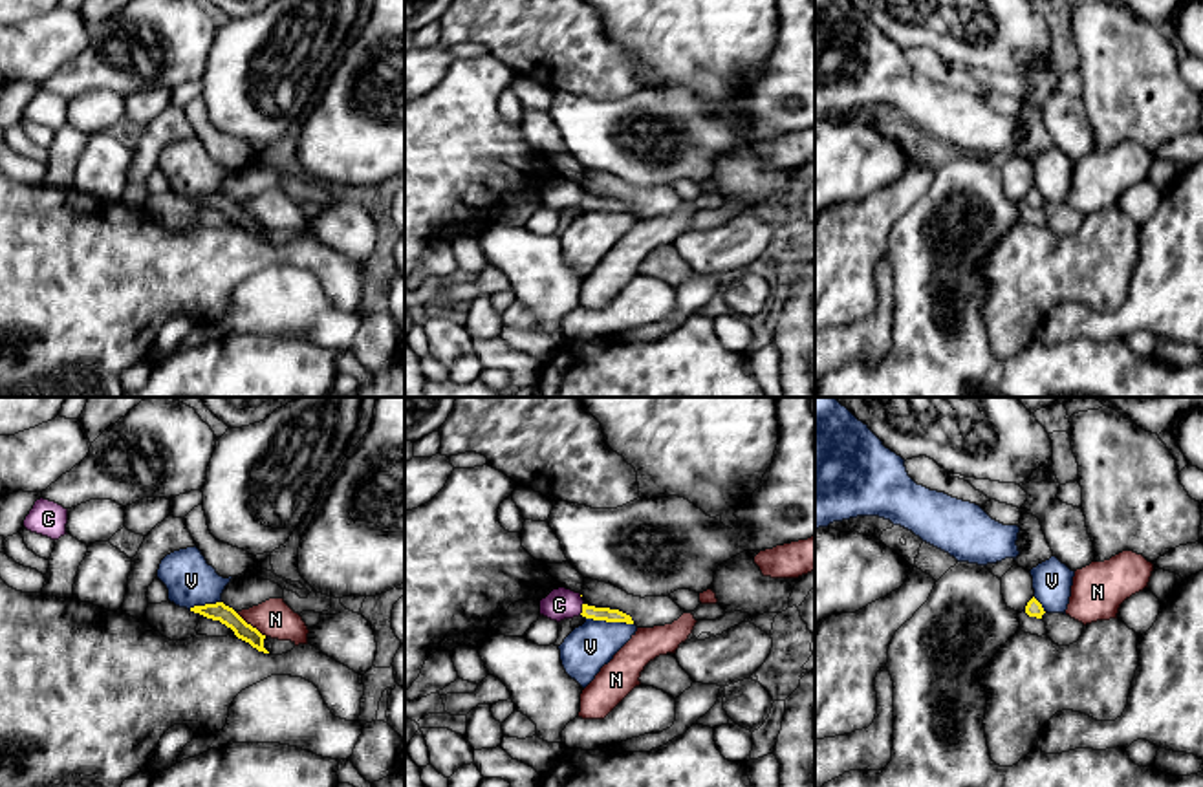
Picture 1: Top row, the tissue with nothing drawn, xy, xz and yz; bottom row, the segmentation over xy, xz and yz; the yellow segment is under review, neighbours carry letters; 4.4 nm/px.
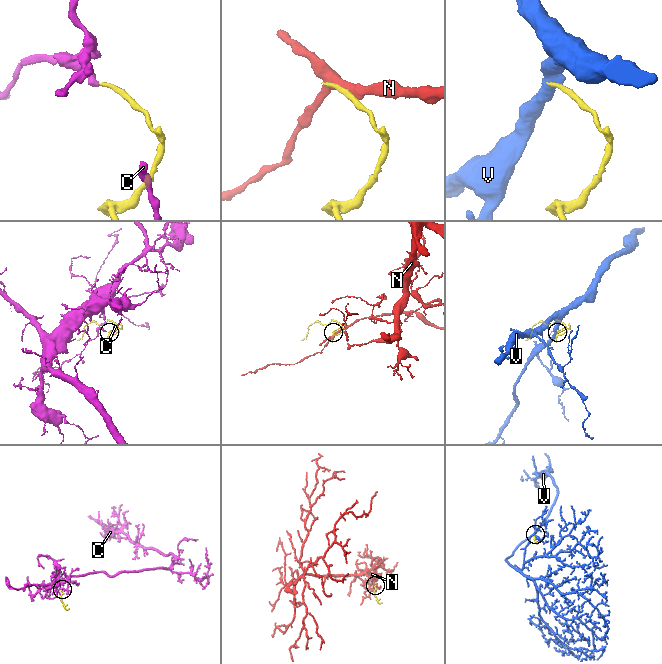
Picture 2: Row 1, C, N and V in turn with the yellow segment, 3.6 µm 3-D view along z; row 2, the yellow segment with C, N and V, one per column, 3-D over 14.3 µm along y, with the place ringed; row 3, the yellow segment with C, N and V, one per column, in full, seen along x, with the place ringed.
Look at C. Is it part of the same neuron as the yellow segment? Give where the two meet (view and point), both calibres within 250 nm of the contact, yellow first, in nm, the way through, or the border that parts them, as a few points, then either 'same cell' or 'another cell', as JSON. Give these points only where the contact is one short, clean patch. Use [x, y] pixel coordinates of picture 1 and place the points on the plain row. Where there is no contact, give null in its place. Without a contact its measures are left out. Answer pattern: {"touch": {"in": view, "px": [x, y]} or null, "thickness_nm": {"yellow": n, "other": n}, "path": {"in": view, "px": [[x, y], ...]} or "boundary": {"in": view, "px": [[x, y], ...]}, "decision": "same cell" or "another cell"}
{"touch": {"in": "xz", "px": [583, 198]}, "thickness_nm": {"yellow": 60, "other": 140}, "path": {"in": "xz", "px": [[590, 202], [583, 198], [559, 194]]}, "decision": "same cell"}

